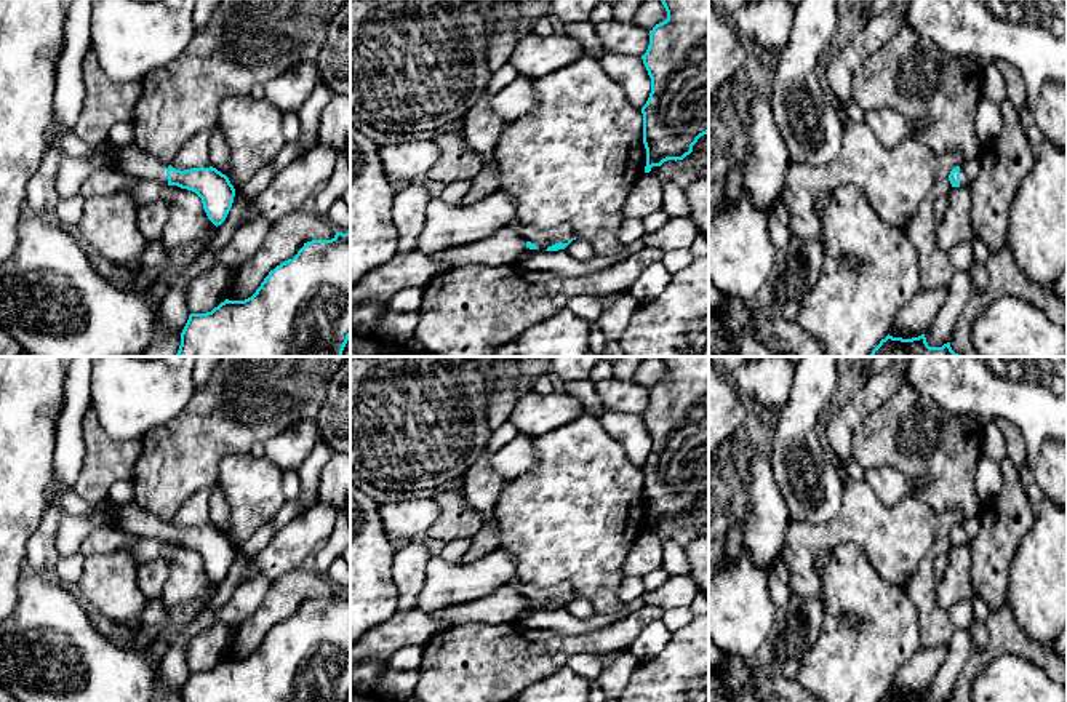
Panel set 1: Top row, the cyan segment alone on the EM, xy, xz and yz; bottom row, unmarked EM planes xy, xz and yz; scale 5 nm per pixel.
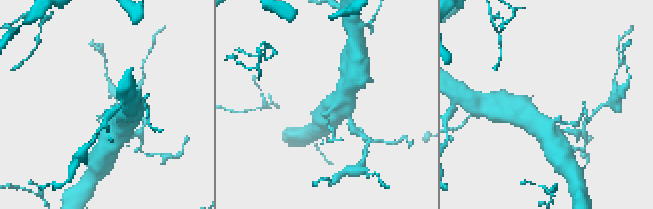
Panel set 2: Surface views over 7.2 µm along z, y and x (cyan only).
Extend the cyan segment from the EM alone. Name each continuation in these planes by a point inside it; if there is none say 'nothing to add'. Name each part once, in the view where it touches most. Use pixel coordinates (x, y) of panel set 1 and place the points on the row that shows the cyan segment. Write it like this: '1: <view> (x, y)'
1: xy (133, 162)

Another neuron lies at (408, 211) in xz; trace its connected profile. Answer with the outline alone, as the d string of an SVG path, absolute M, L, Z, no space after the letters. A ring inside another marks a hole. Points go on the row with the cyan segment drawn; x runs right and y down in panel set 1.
M414 182L395 193L390 217L398 233L397 254L416 251L430 200L430 193Z

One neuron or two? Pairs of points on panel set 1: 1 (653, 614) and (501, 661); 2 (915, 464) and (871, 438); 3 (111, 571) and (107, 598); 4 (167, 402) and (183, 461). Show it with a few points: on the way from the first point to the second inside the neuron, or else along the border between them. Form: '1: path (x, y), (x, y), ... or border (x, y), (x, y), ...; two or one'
1: path (615, 637), (539, 653); one
2: path (904, 453), (896, 453), (882, 440); one
3: path (111, 578), (111, 592); one
4: border (195, 390), (170, 421), (154, 426), (141, 438); two

